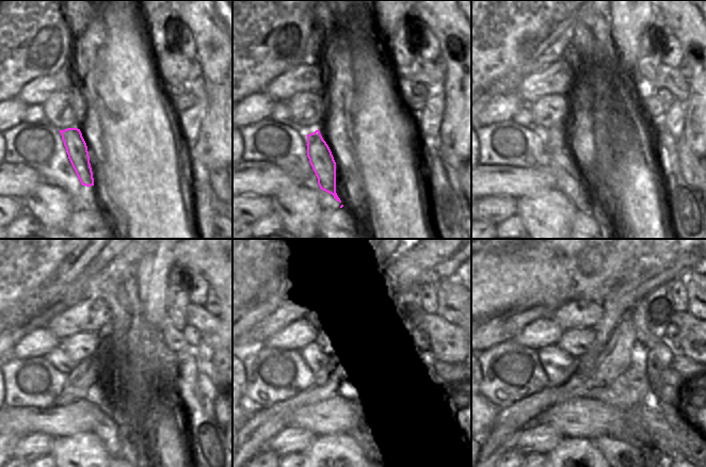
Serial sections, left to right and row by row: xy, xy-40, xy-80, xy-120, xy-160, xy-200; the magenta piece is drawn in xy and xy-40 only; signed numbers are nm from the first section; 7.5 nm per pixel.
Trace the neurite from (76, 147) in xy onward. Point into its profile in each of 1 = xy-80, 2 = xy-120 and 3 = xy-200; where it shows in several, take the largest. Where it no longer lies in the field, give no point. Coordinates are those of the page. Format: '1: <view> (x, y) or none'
1: xy-80 (568, 180)
2: xy-120 (118, 446)
3: xy-200 (621, 455)

